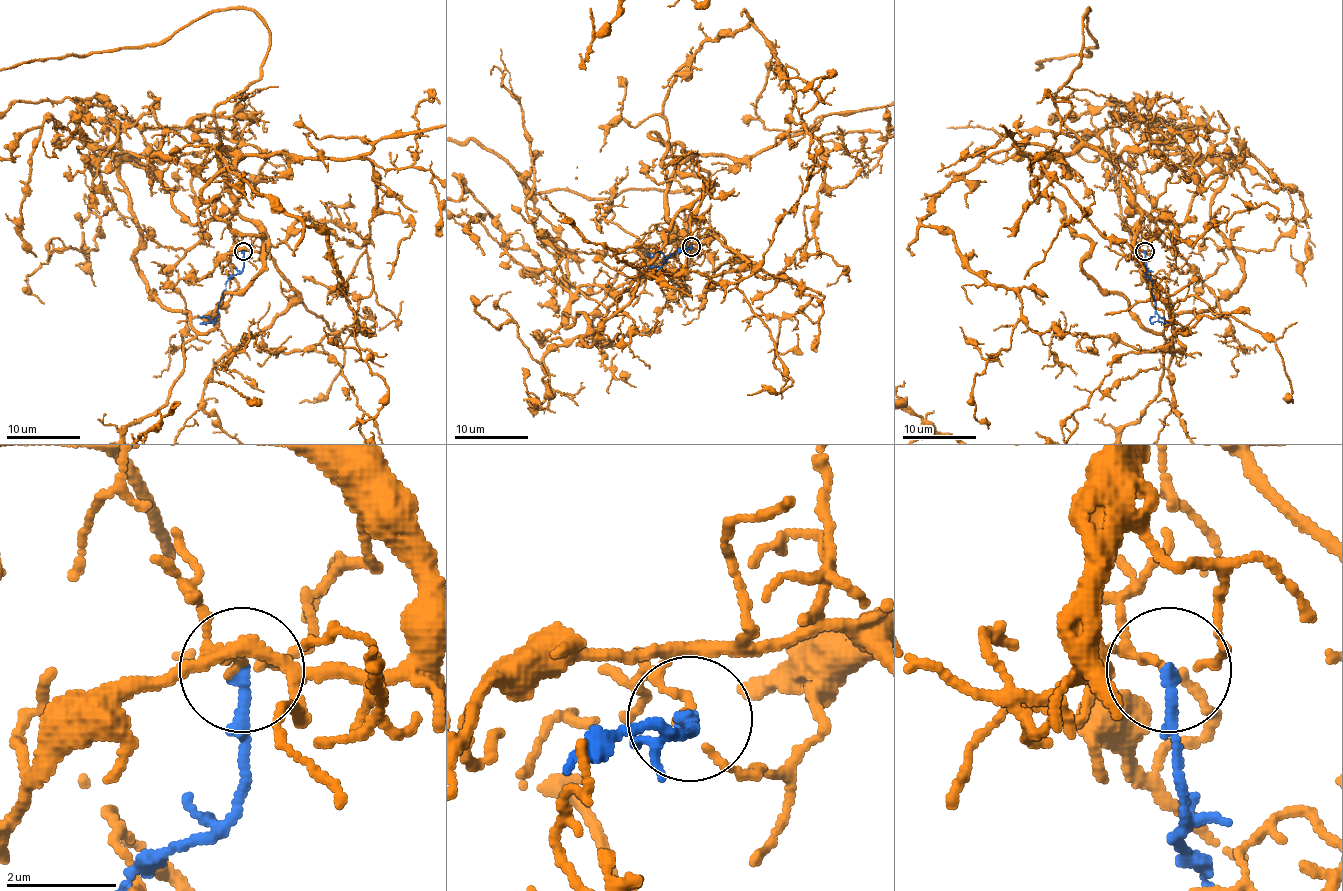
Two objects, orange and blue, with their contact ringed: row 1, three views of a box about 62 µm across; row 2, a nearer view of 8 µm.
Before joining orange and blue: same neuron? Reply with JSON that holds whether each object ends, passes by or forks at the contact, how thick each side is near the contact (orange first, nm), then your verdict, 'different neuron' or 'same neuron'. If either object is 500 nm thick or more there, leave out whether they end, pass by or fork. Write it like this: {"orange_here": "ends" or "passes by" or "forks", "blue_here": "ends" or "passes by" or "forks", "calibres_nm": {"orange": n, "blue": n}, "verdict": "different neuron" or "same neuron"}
{"orange_here": "passes by", "blue_here": "ends", "calibres_nm": {"orange": 100, "blue": 220}, "verdict": "different neuron"}

